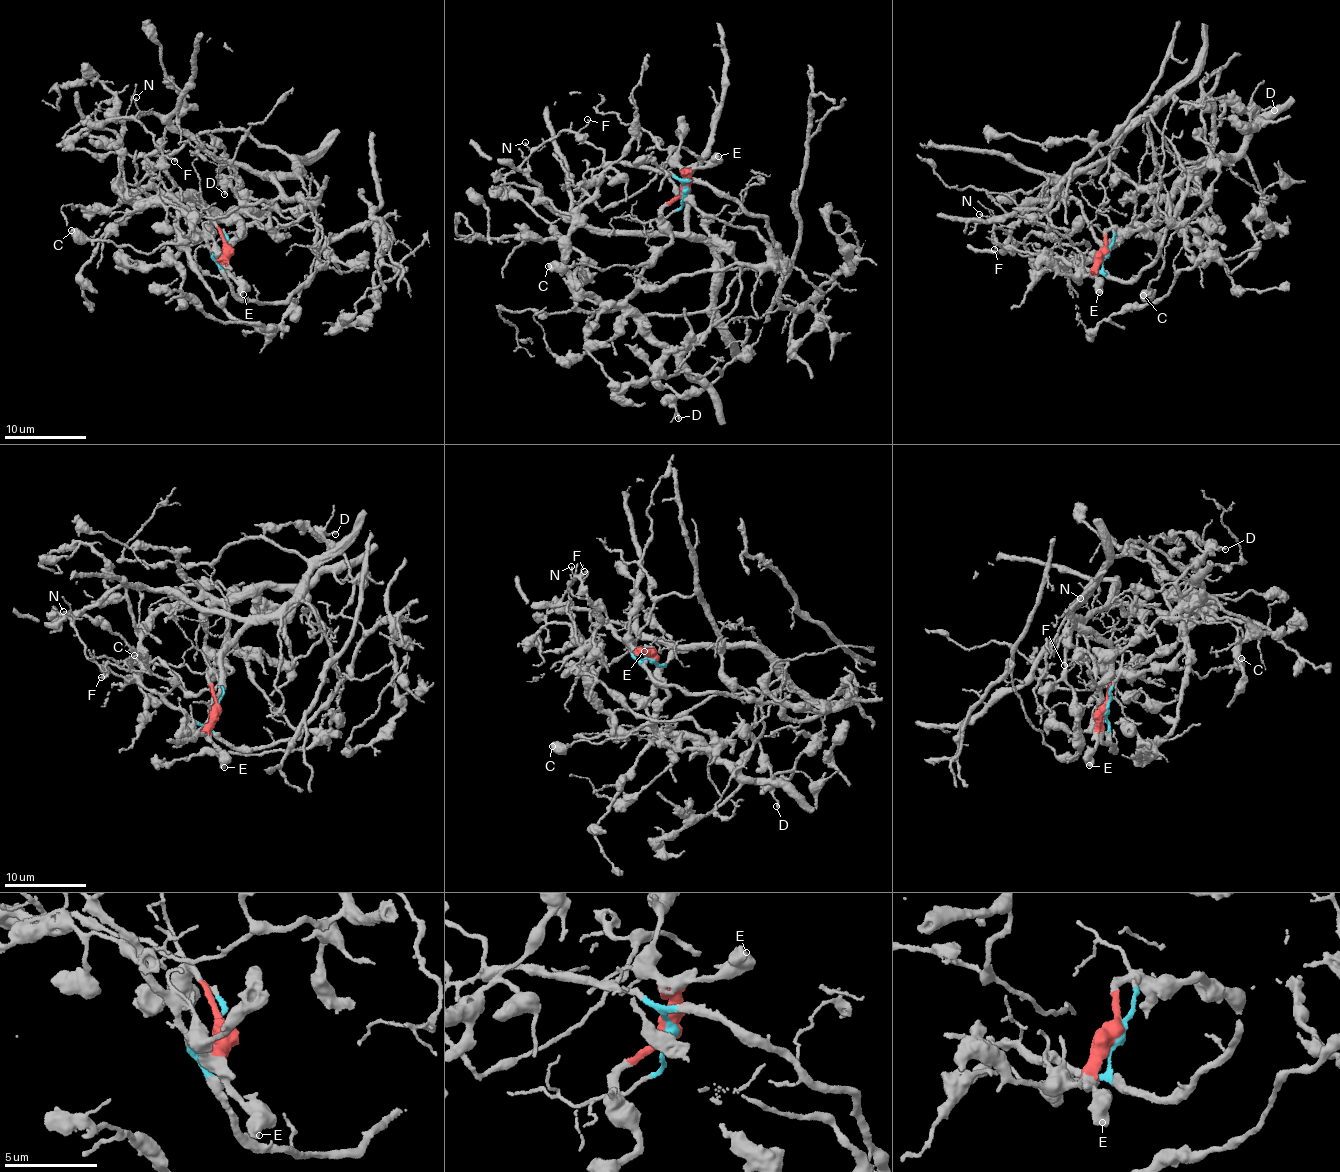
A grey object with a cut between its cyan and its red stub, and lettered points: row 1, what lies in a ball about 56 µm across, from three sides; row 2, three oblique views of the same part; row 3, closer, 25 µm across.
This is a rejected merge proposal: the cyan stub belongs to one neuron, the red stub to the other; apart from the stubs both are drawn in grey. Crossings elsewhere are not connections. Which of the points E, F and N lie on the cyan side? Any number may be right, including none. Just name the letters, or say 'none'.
F, N

